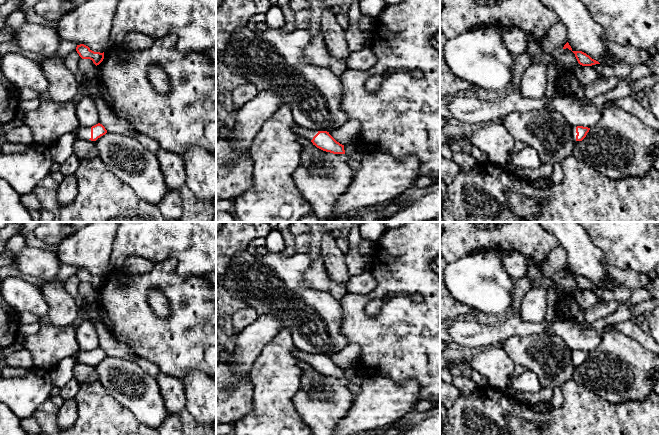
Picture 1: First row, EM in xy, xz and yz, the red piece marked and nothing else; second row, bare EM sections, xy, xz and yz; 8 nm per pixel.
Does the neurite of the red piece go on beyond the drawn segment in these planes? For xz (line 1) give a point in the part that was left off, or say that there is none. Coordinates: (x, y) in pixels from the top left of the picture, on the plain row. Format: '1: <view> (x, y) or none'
1: xz (303, 356)

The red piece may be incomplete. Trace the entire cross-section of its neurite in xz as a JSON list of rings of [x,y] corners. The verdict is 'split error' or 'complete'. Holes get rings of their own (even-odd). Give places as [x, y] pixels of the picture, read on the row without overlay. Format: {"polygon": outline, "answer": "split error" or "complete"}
{"polygon": [[[293,349],[293,355],[309,363],[317,372],[333,378],[345,378],[344,369],[337,366],[327,355],[316,355]]], "answer": "split error"}

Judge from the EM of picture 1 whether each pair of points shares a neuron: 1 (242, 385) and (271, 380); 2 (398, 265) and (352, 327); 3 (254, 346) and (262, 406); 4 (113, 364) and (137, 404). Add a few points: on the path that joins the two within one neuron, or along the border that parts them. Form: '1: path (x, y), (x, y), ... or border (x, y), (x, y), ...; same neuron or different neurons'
1: border (248, 377), (252, 385), (252, 407); different neurons
2: path (387, 281), (355, 311); same neuron
3: border (271, 339), (256, 358), (248, 376); different neurons
4: path (117, 374), (129, 386), (129, 395); same neuron

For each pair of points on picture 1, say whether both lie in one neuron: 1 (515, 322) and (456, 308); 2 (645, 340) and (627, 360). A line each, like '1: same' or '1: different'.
1: different
2: different

